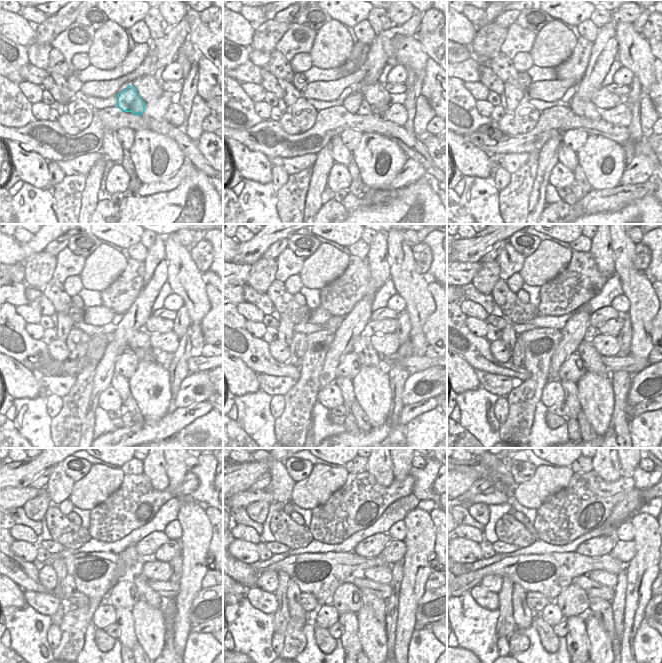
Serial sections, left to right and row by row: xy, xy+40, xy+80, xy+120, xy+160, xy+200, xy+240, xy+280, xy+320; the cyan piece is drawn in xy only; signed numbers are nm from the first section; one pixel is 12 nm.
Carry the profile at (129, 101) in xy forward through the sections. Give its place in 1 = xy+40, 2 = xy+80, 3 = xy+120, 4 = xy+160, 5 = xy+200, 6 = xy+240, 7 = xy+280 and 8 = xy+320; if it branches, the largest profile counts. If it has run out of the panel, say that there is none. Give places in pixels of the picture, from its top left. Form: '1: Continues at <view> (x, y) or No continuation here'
1: Continues at xy+40 (354, 103)
2: Continues at xy+80 (581, 107)
3: Continues at xy+120 (139, 341)
4: Continues at xy+160 (367, 355)
5: Continues at xy+200 (592, 359)
6: Continues at xy+240 (145, 593)
7: Continues at xy+280 (379, 606)
8: Continues at xy+320 (601, 608)

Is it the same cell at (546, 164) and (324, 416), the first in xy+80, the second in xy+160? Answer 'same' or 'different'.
different

